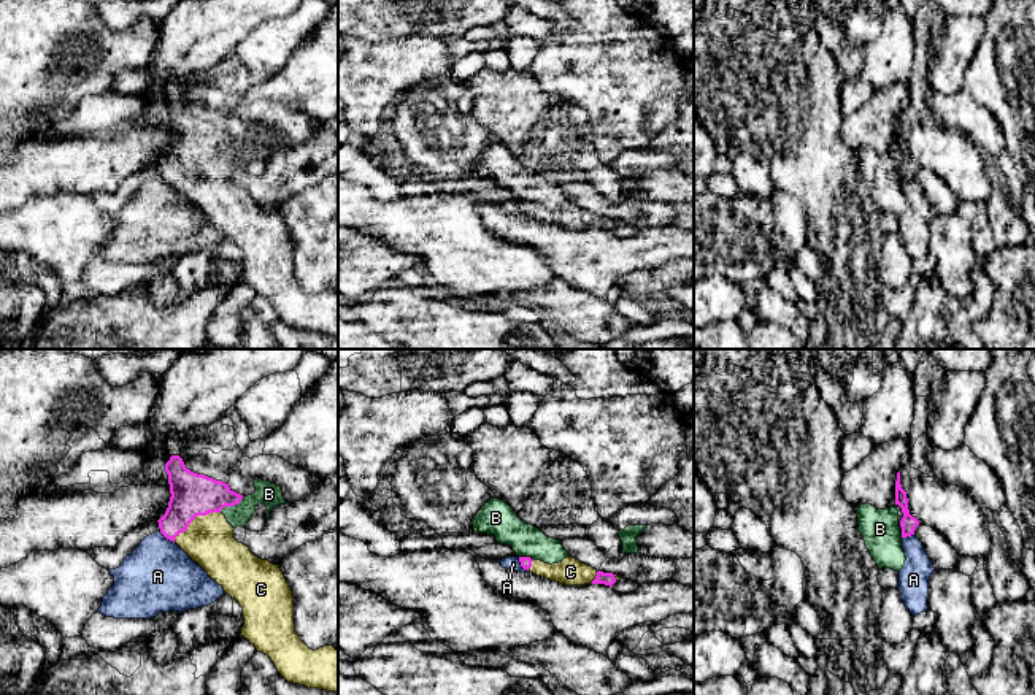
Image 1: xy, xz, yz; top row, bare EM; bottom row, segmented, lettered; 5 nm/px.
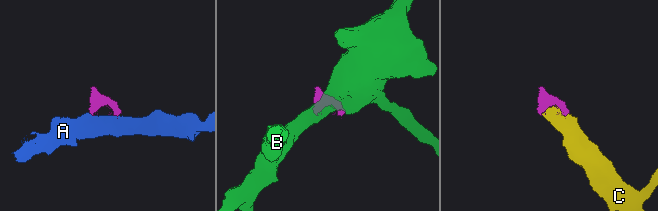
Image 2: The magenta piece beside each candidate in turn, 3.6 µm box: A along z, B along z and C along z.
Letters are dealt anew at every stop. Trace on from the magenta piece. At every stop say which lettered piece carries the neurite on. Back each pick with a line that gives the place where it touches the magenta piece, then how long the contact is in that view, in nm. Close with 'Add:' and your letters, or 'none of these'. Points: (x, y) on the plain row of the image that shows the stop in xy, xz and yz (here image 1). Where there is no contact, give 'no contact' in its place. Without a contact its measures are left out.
C: contact xy (194, 162); length 280 nm
Add: C

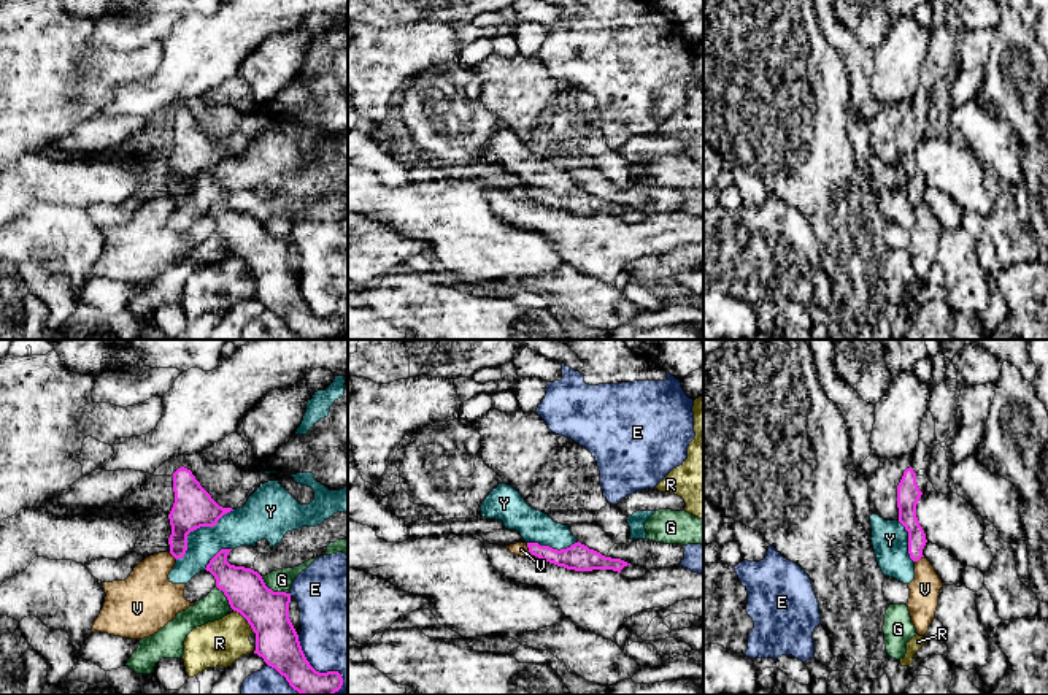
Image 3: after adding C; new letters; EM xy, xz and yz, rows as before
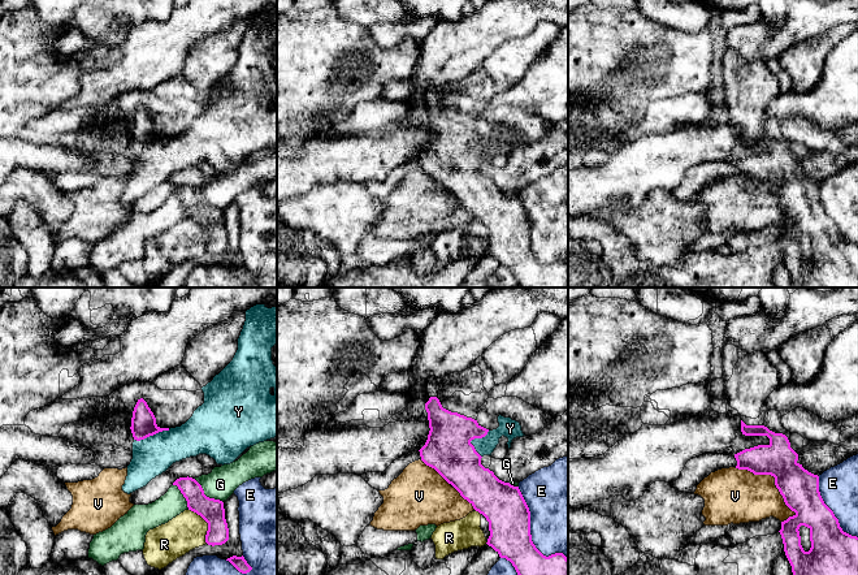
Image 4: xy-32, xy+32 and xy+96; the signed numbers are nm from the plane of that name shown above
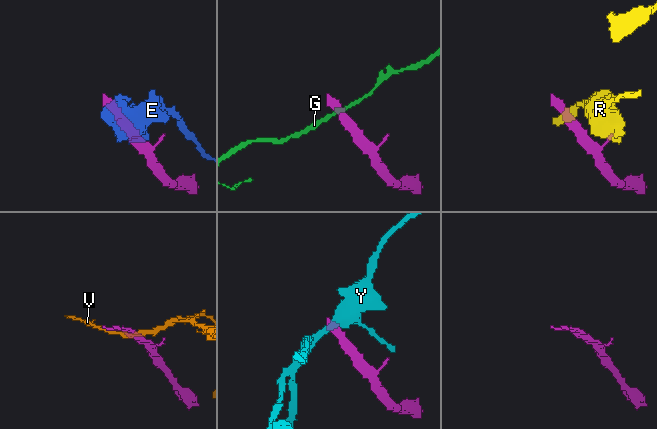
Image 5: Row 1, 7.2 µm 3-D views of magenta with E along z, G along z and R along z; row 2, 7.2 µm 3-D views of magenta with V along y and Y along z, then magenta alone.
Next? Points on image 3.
Add: none of these

